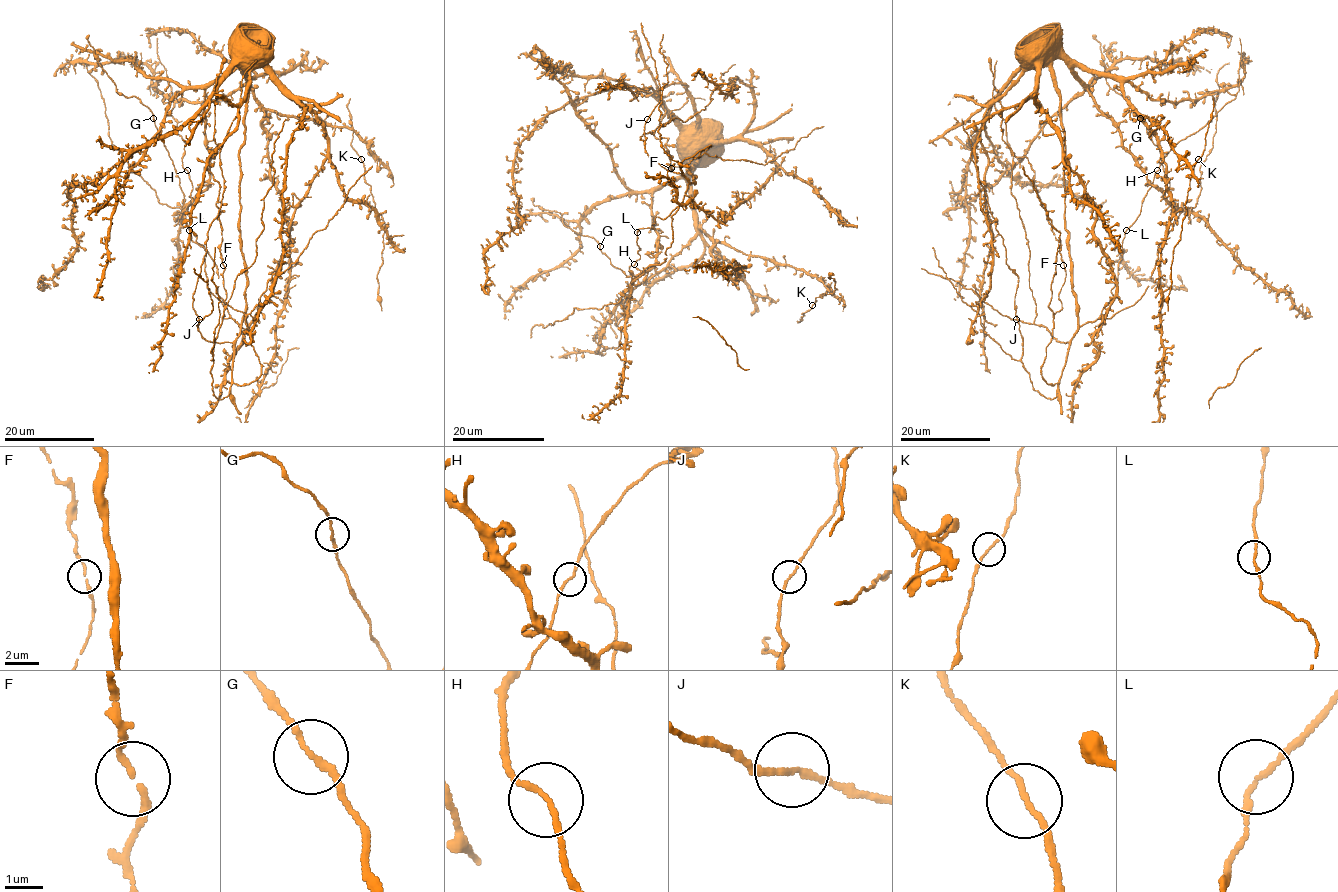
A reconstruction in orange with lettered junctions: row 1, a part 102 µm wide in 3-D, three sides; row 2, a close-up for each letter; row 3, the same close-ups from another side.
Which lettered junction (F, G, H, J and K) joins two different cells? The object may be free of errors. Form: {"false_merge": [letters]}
{"false_merge": []}

